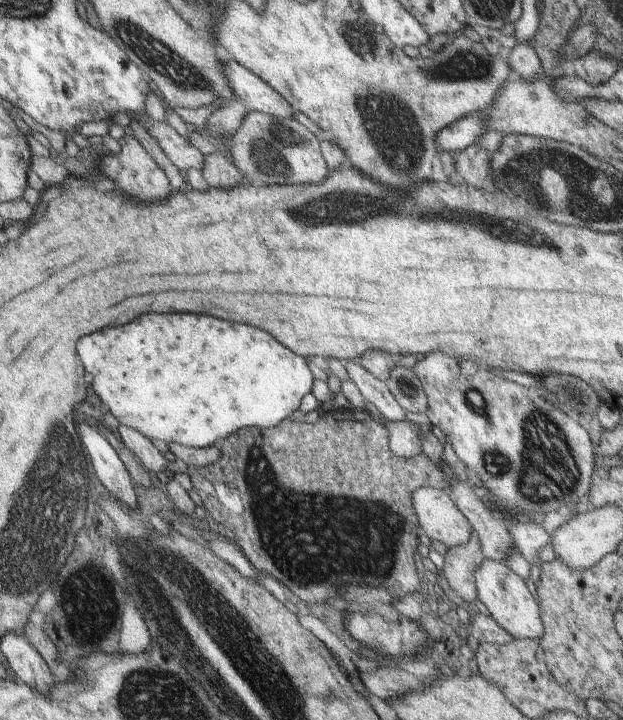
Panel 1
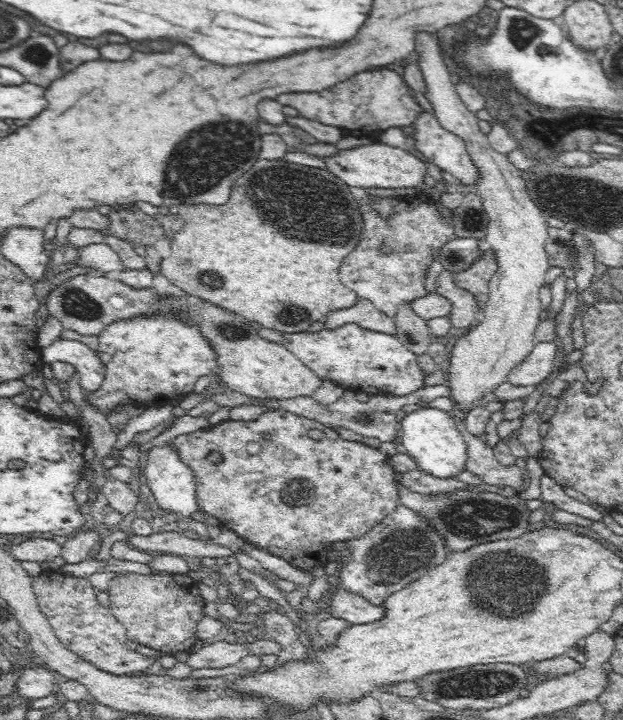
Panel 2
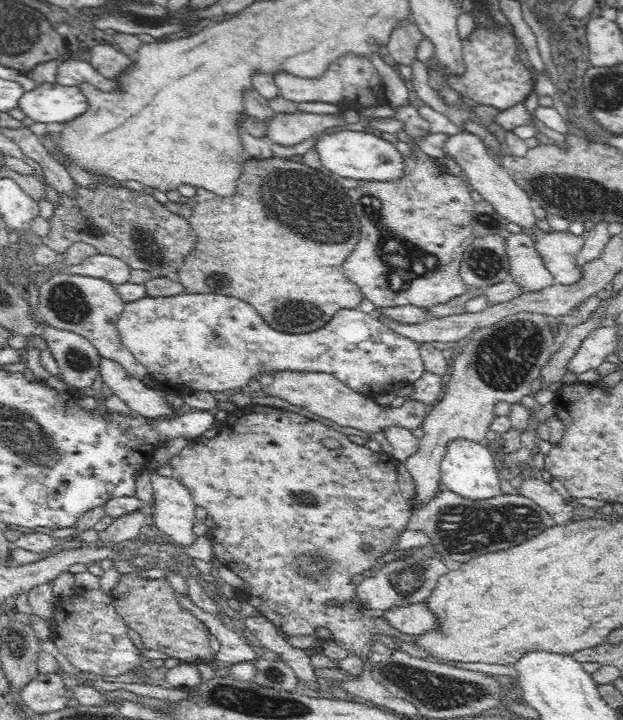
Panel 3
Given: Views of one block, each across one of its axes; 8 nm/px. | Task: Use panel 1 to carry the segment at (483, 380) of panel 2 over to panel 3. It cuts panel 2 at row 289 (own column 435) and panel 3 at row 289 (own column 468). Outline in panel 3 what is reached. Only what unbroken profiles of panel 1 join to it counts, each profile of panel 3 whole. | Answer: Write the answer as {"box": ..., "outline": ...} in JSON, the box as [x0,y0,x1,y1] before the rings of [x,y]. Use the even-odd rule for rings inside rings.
{"box":[505,231,556,292],"outline":[[[525,231],[505,234],[506,252],[510,257],[510,280],[521,284],[523,292],[540,291],[556,283],[534,249],[534,238]]]}

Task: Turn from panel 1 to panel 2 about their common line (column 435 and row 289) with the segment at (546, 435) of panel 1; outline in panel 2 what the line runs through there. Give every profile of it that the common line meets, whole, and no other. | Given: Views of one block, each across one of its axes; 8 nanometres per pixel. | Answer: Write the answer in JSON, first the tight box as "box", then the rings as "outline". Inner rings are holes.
{"box":[342,193,457,316],"outline":[[[357,193],[356,199],[364,218],[364,232],[356,250],[342,262],[342,284],[359,298],[374,303],[386,315],[394,316],[400,304],[411,303],[428,293],[426,273],[436,260],[434,256],[438,256],[444,244],[457,237],[454,213],[439,200],[414,196],[392,198],[391,213],[382,217],[374,209],[372,197]]]}

